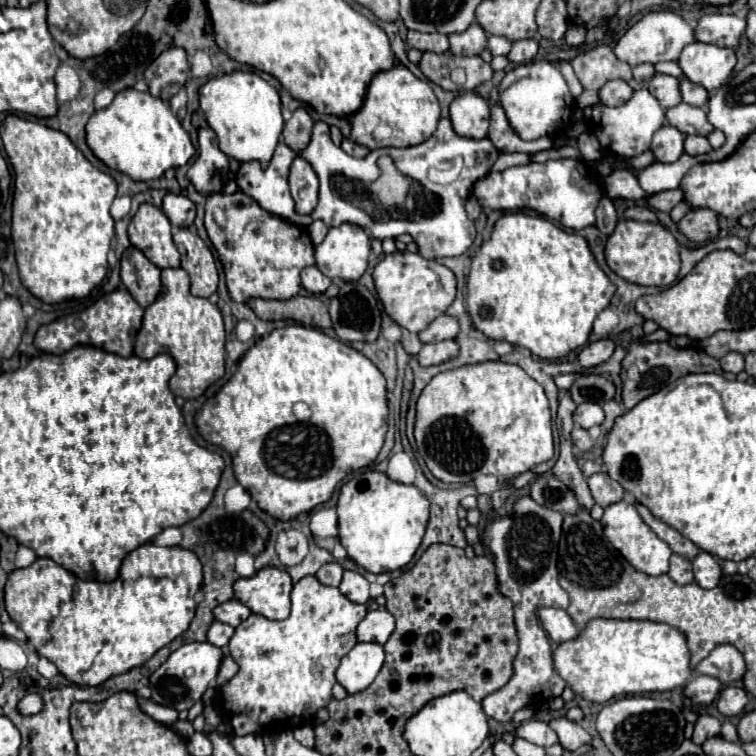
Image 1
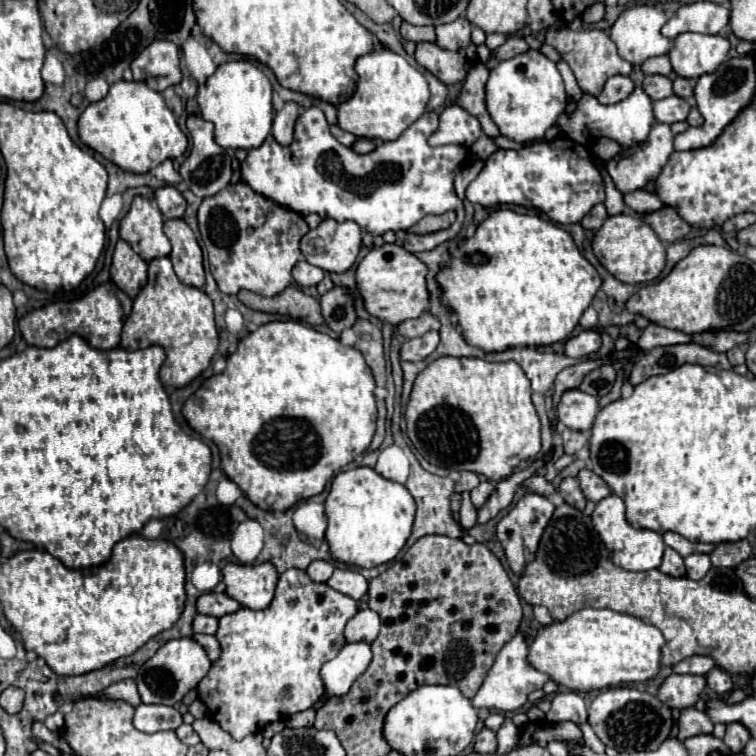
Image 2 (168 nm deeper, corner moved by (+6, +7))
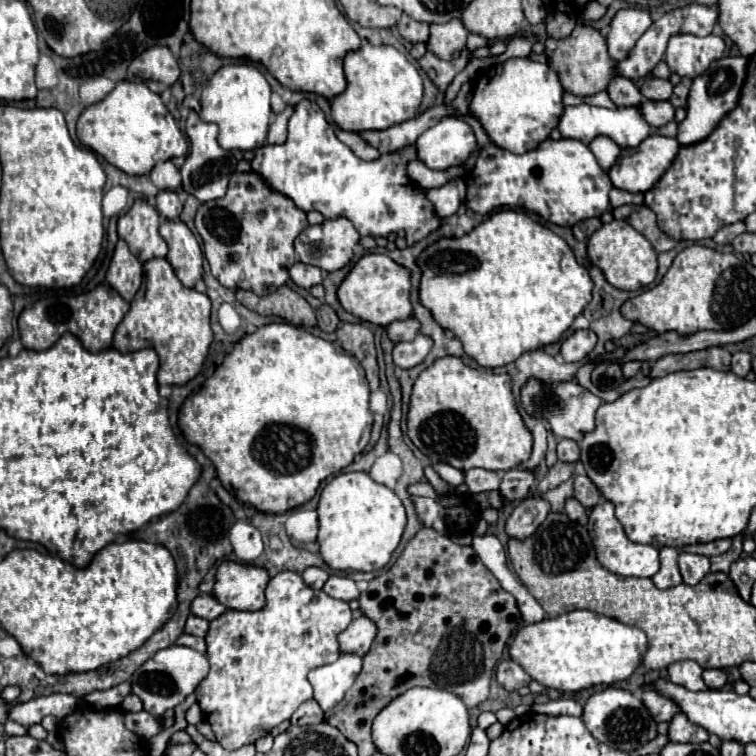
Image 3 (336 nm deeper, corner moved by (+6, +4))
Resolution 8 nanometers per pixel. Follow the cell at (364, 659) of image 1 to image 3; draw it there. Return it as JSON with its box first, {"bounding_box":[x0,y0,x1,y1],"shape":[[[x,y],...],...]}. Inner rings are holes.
{"bounding_box":[308,655,362,711],"shape":[[[340,655],[338,661],[316,667],[308,673],[308,681],[314,687],[314,699],[324,711],[338,705],[344,699],[344,693],[352,687],[356,675],[362,669],[362,657],[358,655]]]}

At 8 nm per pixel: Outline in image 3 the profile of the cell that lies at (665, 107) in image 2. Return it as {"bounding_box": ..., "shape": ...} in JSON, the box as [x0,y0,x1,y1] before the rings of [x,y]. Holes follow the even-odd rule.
{"bounding_box":[638,101,674,127],"shape":[[[644,101],[638,105],[638,109],[652,127],[662,127],[674,119],[674,107],[670,101]]]}

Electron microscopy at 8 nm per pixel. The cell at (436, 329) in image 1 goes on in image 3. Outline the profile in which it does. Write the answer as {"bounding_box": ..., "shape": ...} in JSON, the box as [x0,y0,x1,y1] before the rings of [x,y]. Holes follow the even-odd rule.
{"bounding_box":[386,317,418,343],"shape":[[[410,317],[406,321],[396,321],[396,323],[392,323],[392,325],[386,327],[386,333],[388,333],[390,341],[394,341],[394,343],[410,341],[418,333],[418,321],[414,317]]]}

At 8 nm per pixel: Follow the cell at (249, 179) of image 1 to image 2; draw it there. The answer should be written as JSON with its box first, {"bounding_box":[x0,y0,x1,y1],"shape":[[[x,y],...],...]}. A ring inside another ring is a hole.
{"bounding_box":[242,106,470,254],"shape":[[[310,106],[298,118],[294,130],[292,146],[280,146],[274,136],[268,136],[260,148],[248,152],[242,162],[242,182],[246,182],[254,192],[266,196],[290,208],[302,216],[316,212],[320,218],[334,218],[338,222],[354,220],[364,232],[374,236],[384,234],[388,230],[404,230],[408,232],[422,216],[426,214],[444,214],[448,210],[456,212],[456,220],[450,228],[440,230],[430,236],[414,236],[406,238],[406,250],[412,254],[434,250],[436,246],[452,240],[464,222],[464,206],[462,200],[454,192],[454,178],[458,172],[470,162],[470,150],[460,144],[448,146],[430,146],[428,138],[438,130],[438,114],[426,112],[422,120],[414,122],[396,142],[384,142],[376,146],[368,154],[358,154],[352,148],[342,146],[328,128],[328,122],[320,108]],[[392,162],[402,170],[402,178],[394,184],[384,184],[376,190],[374,196],[354,196],[354,192],[342,192],[342,172],[354,178],[364,178],[378,164]]]}

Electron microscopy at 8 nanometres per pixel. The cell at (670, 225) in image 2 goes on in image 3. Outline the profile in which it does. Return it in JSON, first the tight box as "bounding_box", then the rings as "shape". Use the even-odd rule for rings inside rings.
{"bounding_box":[612,205,676,253],"shape":[[[622,205],[612,209],[614,219],[628,221],[636,231],[640,231],[654,247],[656,253],[670,251],[676,247],[676,241],[672,241],[668,235],[664,235],[656,225],[656,215],[646,205]]]}

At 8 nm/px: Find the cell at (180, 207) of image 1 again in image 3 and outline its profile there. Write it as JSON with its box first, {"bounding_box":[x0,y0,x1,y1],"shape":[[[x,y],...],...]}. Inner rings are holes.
{"bounding_box":[156,191,182,219],"shape":[[[158,191],[156,209],[164,219],[178,219],[182,213],[182,203],[174,191]]]}

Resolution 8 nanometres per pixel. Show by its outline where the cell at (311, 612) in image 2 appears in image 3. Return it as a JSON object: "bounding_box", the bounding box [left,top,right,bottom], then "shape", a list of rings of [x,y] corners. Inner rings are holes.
{"bounding_box":[196,571,352,749],"shape":[[[282,571],[268,581],[266,605],[260,611],[228,609],[218,619],[212,619],[204,637],[210,671],[196,687],[196,697],[218,743],[224,749],[240,749],[242,745],[254,743],[260,737],[266,737],[278,723],[290,719],[304,701],[312,699],[312,685],[306,675],[310,669],[334,663],[340,657],[336,637],[350,621],[352,613],[348,603],[328,597],[324,591],[310,589],[294,571]]]}

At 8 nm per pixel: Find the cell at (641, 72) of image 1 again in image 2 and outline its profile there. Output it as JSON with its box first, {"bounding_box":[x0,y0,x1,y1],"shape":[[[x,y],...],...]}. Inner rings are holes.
{"bounding_box":[640,56,672,76],"shape":[[[654,56],[654,58],[648,58],[640,64],[640,70],[644,74],[662,74],[662,76],[668,76],[672,72],[672,64],[668,60],[668,56]]]}

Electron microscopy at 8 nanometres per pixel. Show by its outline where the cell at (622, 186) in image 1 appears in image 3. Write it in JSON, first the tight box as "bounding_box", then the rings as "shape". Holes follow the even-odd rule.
{"bounding_box":[608,135,680,193],"shape":[[[650,135],[628,157],[622,157],[618,167],[614,165],[608,175],[612,185],[630,193],[648,191],[670,167],[680,143],[672,137]]]}

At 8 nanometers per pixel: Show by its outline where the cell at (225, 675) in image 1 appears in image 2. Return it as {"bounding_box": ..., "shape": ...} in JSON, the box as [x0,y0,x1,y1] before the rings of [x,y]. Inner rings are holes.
{"bounding_box":[194,634,222,662],"shape":[[[194,634],[194,640],[200,642],[200,644],[204,646],[206,654],[208,654],[208,658],[210,658],[212,662],[216,662],[216,660],[220,658],[222,650],[220,650],[220,644],[218,644],[216,636],[202,636],[202,634]]]}

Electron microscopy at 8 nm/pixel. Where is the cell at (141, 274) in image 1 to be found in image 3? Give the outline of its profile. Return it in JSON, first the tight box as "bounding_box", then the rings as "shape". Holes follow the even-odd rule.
{"bounding_box":[106,239,142,301],"shape":[[[122,239],[116,243],[112,263],[106,271],[106,281],[126,301],[132,301],[142,285],[142,263],[130,253],[126,241]]]}

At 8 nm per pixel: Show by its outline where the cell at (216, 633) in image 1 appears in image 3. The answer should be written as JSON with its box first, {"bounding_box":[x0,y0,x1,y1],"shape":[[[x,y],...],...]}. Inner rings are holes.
{"bounding_box":[184,615,208,637],"shape":[[[190,615],[190,617],[188,617],[186,627],[184,627],[184,633],[196,635],[196,637],[204,637],[206,631],[208,631],[208,621],[206,621],[206,619],[196,617],[196,615]]]}

